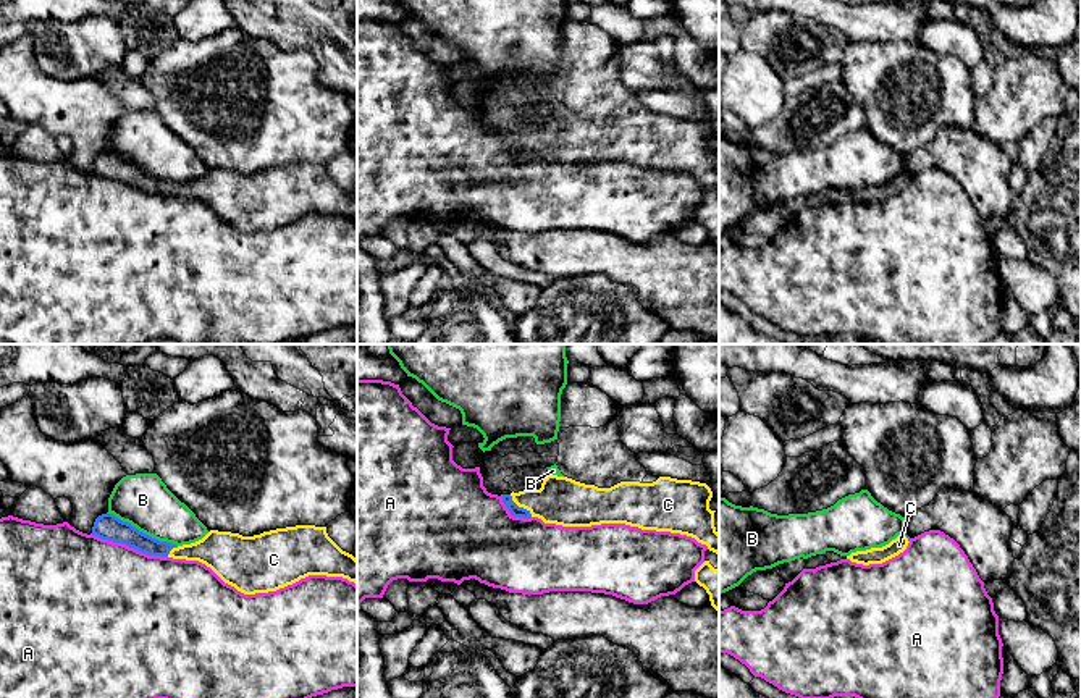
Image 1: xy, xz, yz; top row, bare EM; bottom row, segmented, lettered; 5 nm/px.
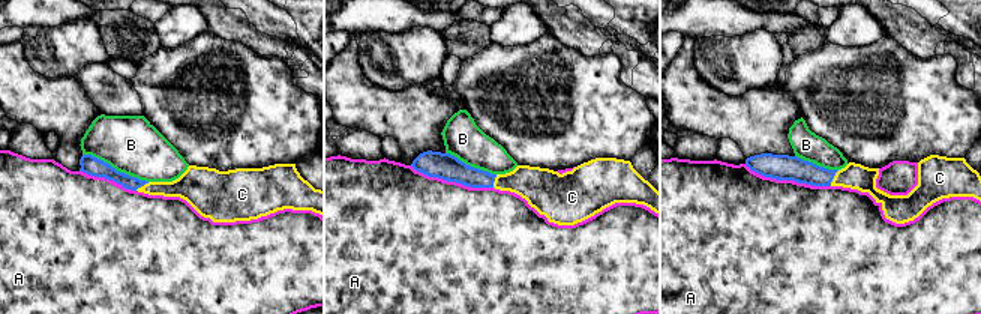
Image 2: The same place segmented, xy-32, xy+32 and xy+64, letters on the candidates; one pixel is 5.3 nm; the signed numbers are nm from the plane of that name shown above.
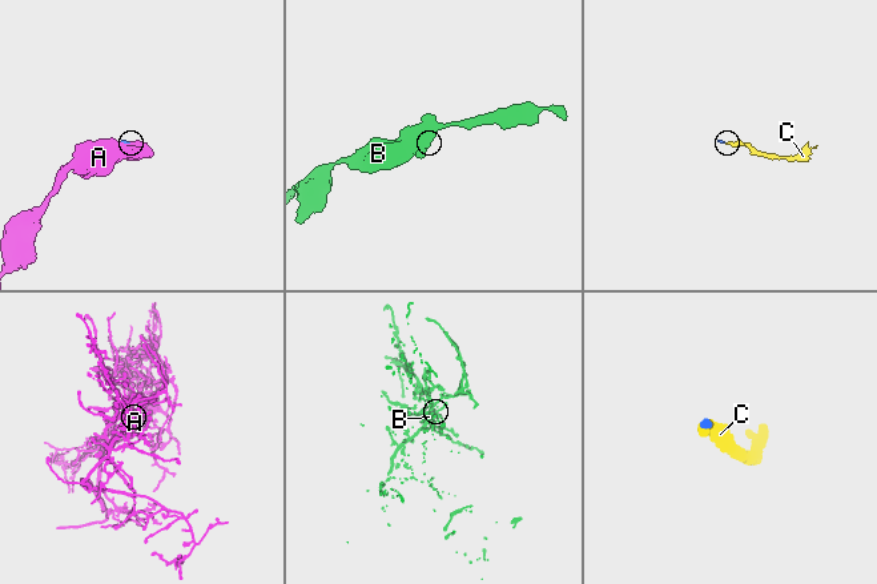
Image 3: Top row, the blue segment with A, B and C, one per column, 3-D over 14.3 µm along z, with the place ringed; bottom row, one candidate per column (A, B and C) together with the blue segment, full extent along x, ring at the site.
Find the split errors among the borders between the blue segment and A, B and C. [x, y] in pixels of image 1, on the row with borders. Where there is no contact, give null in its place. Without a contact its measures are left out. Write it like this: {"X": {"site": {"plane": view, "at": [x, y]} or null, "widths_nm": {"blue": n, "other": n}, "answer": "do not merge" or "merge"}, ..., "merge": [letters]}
{"A": {"site": {"plane": "xy", "at": [130, 546]}, "widths_nm": {"blue": 130, "other": 500}, "answer": "do not merge"}, "B": {"site": {"plane": "xy", "at": [141, 532]}, "widths_nm": {"blue": 130, "other": 260}, "answer": "do not merge"}, "C": {"site": {"plane": "xz", "at": [521, 508]}, "widths_nm": {"blue": 60, "other": 240}, "answer": "merge"}, "merge": ["C"]}

